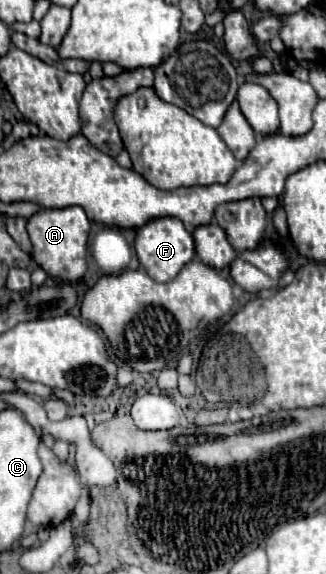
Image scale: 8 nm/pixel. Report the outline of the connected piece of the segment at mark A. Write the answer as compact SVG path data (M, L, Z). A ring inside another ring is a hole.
M79 206L61 208L61 210L37 210L27 220L27 232L33 244L33 260L51 276L63 282L75 282L83 278L87 270L85 254L87 254L87 238L89 238L91 222Z

